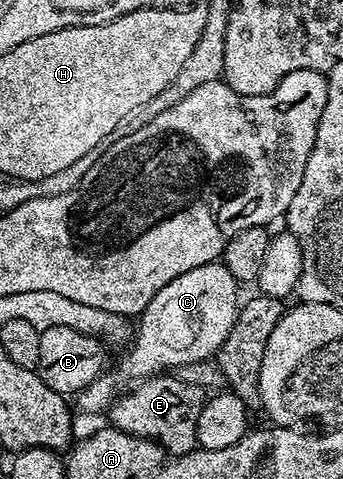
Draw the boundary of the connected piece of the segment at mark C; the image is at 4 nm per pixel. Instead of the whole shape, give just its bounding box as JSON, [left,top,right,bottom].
[75,261,236,414]

